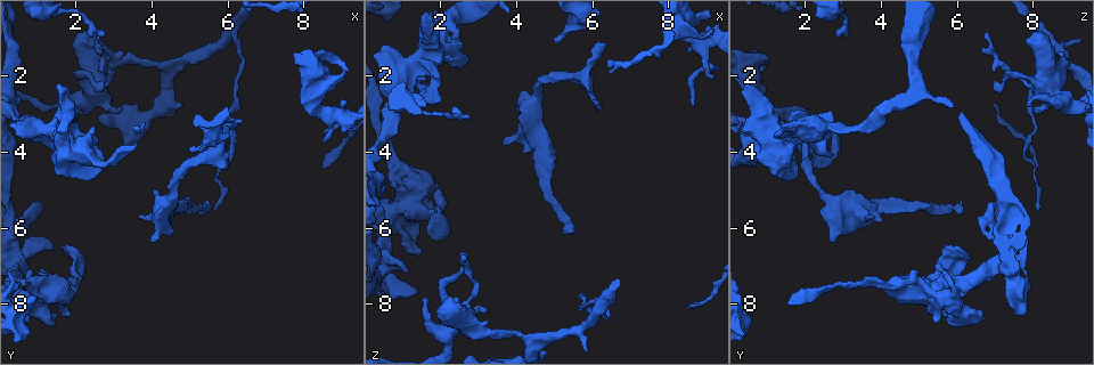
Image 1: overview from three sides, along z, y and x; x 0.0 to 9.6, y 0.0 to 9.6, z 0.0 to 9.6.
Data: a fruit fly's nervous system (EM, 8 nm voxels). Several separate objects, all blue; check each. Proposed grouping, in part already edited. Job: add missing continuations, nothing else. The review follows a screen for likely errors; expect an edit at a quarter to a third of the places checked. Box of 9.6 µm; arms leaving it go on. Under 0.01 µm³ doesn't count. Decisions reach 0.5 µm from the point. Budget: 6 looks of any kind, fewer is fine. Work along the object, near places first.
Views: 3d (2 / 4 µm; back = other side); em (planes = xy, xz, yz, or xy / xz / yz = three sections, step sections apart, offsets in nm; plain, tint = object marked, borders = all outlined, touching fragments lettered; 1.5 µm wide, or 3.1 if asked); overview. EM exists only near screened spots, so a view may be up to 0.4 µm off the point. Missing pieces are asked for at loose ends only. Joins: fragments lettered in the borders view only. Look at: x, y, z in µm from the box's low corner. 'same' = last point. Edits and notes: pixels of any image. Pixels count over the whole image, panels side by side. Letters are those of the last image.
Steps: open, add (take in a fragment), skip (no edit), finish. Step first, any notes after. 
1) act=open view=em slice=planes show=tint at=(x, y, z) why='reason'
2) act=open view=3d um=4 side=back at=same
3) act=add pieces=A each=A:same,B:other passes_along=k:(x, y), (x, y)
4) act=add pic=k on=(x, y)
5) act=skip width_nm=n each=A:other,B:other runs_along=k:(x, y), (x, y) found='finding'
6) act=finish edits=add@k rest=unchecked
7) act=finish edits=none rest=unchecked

act=open view=3d um=4 at=(6.40, 3.15, 1.15) why='branch stops here'

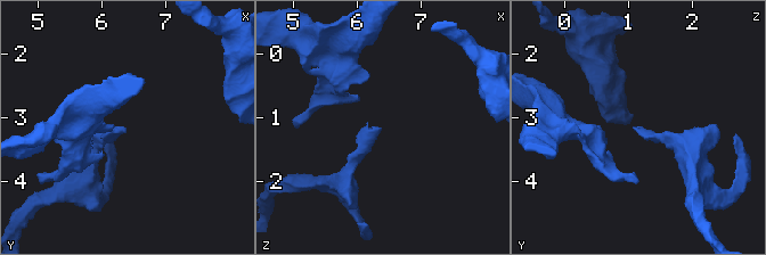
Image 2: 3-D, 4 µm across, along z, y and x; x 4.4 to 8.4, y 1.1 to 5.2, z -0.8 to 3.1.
act=open view=em slice=planes show=borders at=(6.35, 3.15, 1.20) why='shape alone is not enough'

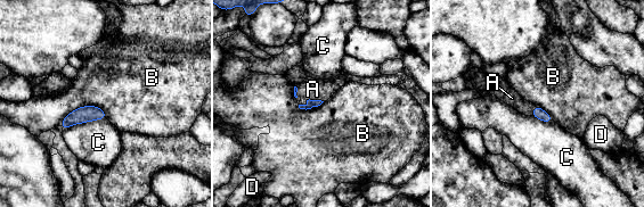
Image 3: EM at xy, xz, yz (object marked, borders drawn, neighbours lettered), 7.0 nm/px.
act=add pieces=A each=A:same,B:other,C:other,D:other passes_along=3:(310, 104), (310, 100), (312, 89) found='it goes on there'

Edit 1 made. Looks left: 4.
act=open view=3d um=2 side=back at=(2.70, 0.95, 6.80) why='branch stops here'

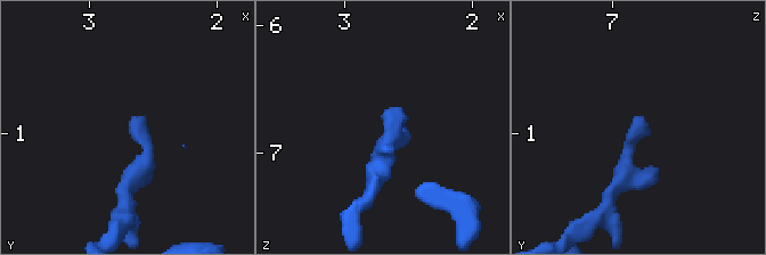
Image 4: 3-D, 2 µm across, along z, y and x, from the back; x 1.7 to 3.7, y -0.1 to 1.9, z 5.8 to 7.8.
act=open view=em slice=planes show=borders at=(2.68, 0.90, 6.82) why='now the EM'

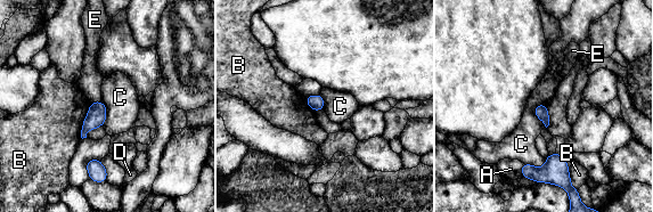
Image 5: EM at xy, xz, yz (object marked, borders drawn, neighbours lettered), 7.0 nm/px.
act=skip each=A:other,B:other,C:other,D:other,E:other border=5:(539, 103), (535, 115), (545, 125) found='none of them fits'

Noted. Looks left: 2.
act=finish edits=add@3 rest=unchecked

